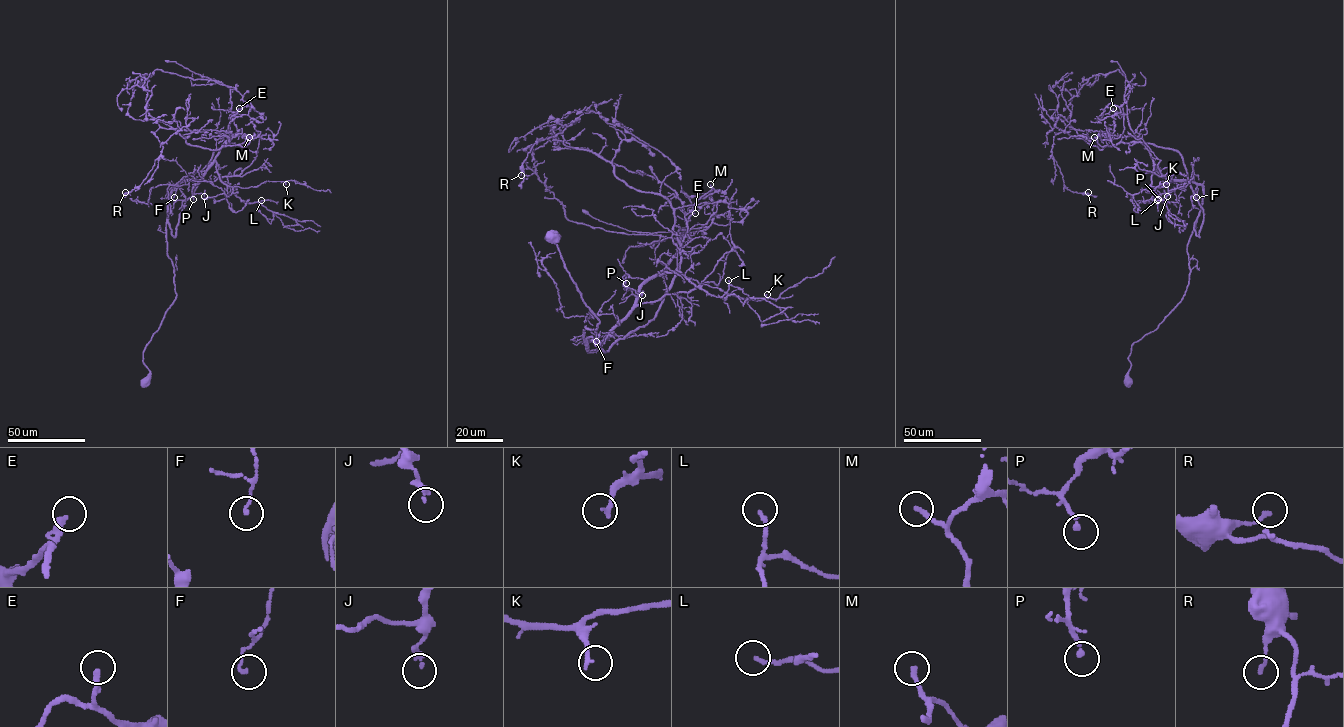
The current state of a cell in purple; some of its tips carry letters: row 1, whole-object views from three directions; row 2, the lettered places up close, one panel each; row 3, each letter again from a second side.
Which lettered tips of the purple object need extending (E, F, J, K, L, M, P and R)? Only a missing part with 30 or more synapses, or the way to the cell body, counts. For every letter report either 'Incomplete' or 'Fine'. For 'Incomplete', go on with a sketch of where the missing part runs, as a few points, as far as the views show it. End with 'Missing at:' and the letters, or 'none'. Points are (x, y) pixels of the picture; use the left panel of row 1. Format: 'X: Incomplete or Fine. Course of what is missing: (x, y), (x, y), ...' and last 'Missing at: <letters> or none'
E: Fine
F: Fine
J: Fine
K: Fine
L: Fine
M: Incomplete. Course of what is missing: (249, 137), (232, 134)
P: Fine
R: Fine
Missing at: M

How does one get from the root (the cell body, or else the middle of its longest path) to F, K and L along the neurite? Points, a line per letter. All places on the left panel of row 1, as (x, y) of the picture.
F: (147, 380), (149, 370), (143, 361), (144, 350), (176, 296), (166, 220), (170, 190), (178, 185), (174, 197)
K: (147, 380), (144, 350), (176, 296), (166, 238), (170, 190), (199, 180), (214, 161), (229, 186), (286, 184)
L: (147, 380), (144, 350), (176, 296), (170, 190), (199, 180), (215, 161), (237, 197), (261, 200)

